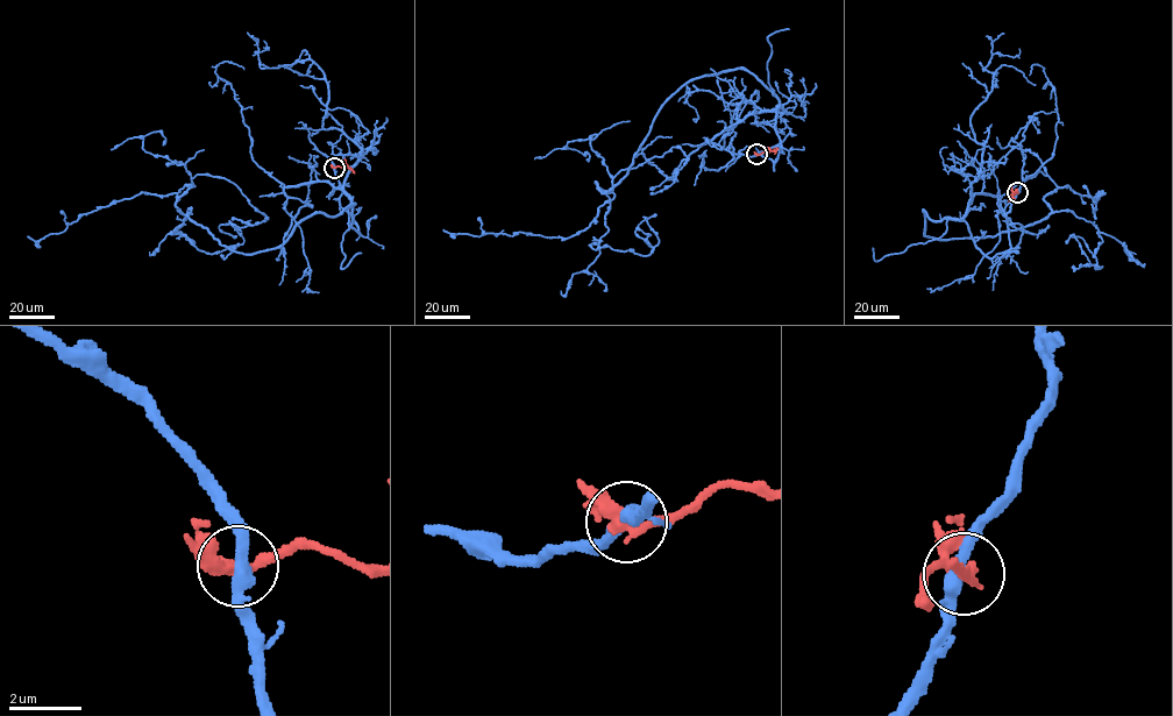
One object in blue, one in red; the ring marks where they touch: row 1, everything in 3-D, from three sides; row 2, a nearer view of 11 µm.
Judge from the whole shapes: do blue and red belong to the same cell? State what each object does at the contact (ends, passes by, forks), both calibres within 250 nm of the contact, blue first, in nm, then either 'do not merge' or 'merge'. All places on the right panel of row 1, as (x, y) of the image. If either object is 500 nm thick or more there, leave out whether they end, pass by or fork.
blue passes by; red passes by; calibres 360 and 320 nm; do not merge

